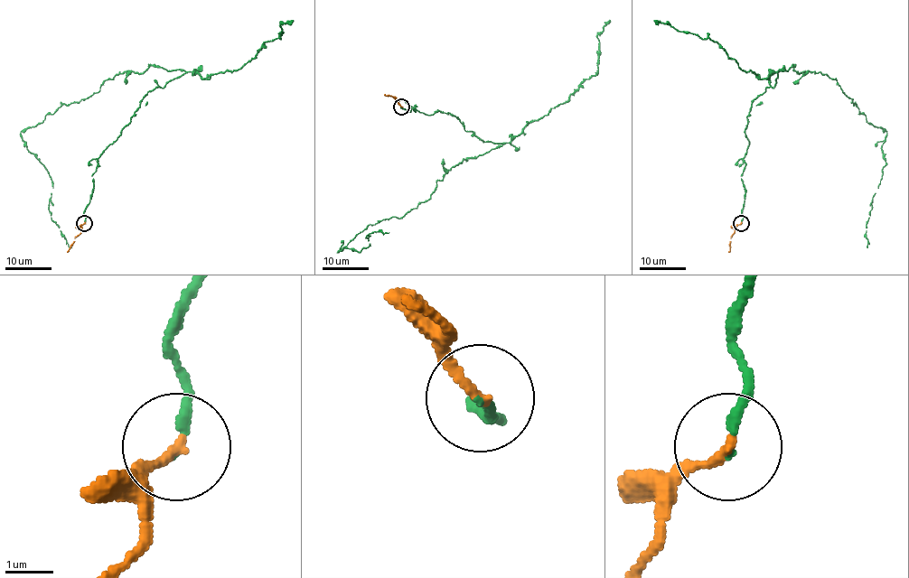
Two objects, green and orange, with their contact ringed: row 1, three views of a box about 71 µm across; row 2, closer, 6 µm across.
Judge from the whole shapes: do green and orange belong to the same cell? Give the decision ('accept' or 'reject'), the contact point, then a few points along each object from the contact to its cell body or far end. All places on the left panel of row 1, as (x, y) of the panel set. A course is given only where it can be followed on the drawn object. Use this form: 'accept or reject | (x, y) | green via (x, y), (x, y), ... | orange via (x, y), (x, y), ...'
accept | (84, 223) | green via (84, 224), (98, 156), (148, 92), (185, 71), (119, 72), (21, 132), (51, 178), (51, 218), (71, 247) | orange via (84, 222), (67, 252)

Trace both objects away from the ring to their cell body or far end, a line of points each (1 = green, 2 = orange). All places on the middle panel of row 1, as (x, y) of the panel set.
1: (401, 107), (448, 112), (502, 144), (453, 166), (415, 209), (369, 225), (338, 252), (388, 233)
2: (401, 107), (397, 98), (384, 94)

